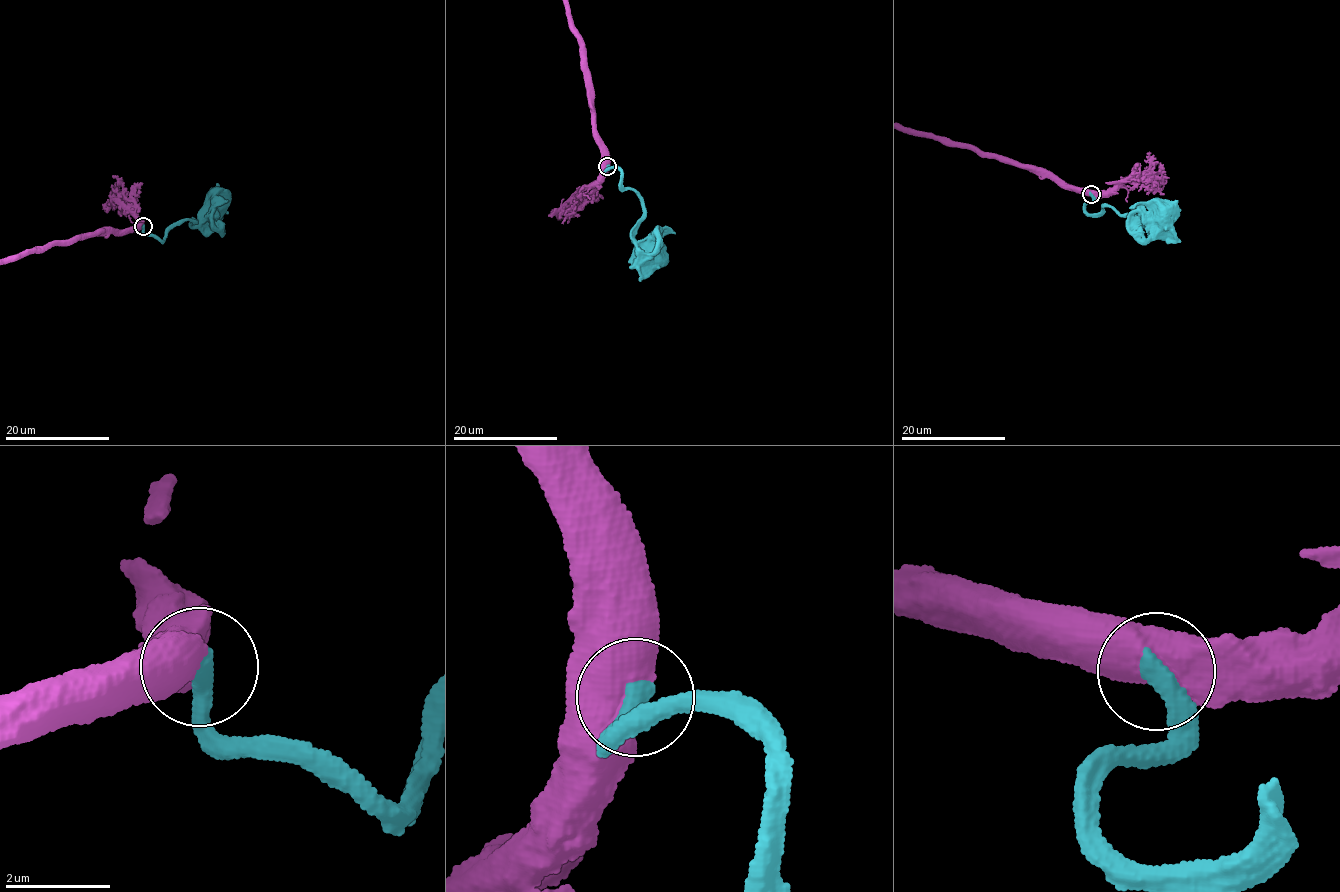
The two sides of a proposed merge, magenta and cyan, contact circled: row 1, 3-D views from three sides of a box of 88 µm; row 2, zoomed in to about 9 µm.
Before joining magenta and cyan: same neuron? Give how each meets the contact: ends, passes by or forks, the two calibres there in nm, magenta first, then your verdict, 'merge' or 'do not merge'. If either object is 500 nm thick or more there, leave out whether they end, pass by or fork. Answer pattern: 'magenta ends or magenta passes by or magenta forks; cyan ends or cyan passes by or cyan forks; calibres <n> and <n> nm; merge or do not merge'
calibres 550 and 440 nm; merge

